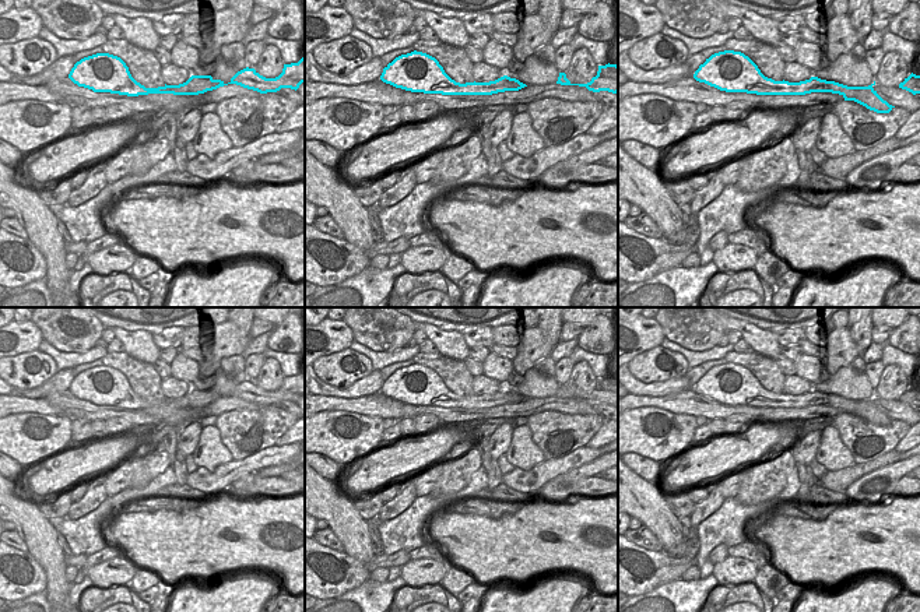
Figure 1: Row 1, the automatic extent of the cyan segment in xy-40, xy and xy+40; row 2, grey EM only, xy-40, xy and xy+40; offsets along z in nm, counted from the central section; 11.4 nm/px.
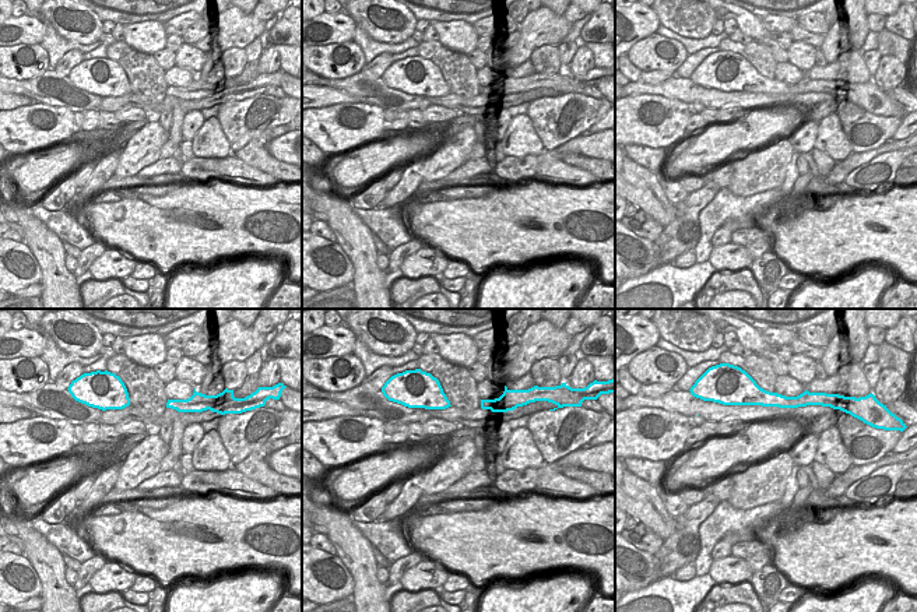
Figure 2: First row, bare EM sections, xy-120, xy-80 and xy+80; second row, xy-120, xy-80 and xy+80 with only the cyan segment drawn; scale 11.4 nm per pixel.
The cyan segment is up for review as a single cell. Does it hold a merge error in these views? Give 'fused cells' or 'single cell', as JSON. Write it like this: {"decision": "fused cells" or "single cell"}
{"decision": "fused cells"}

